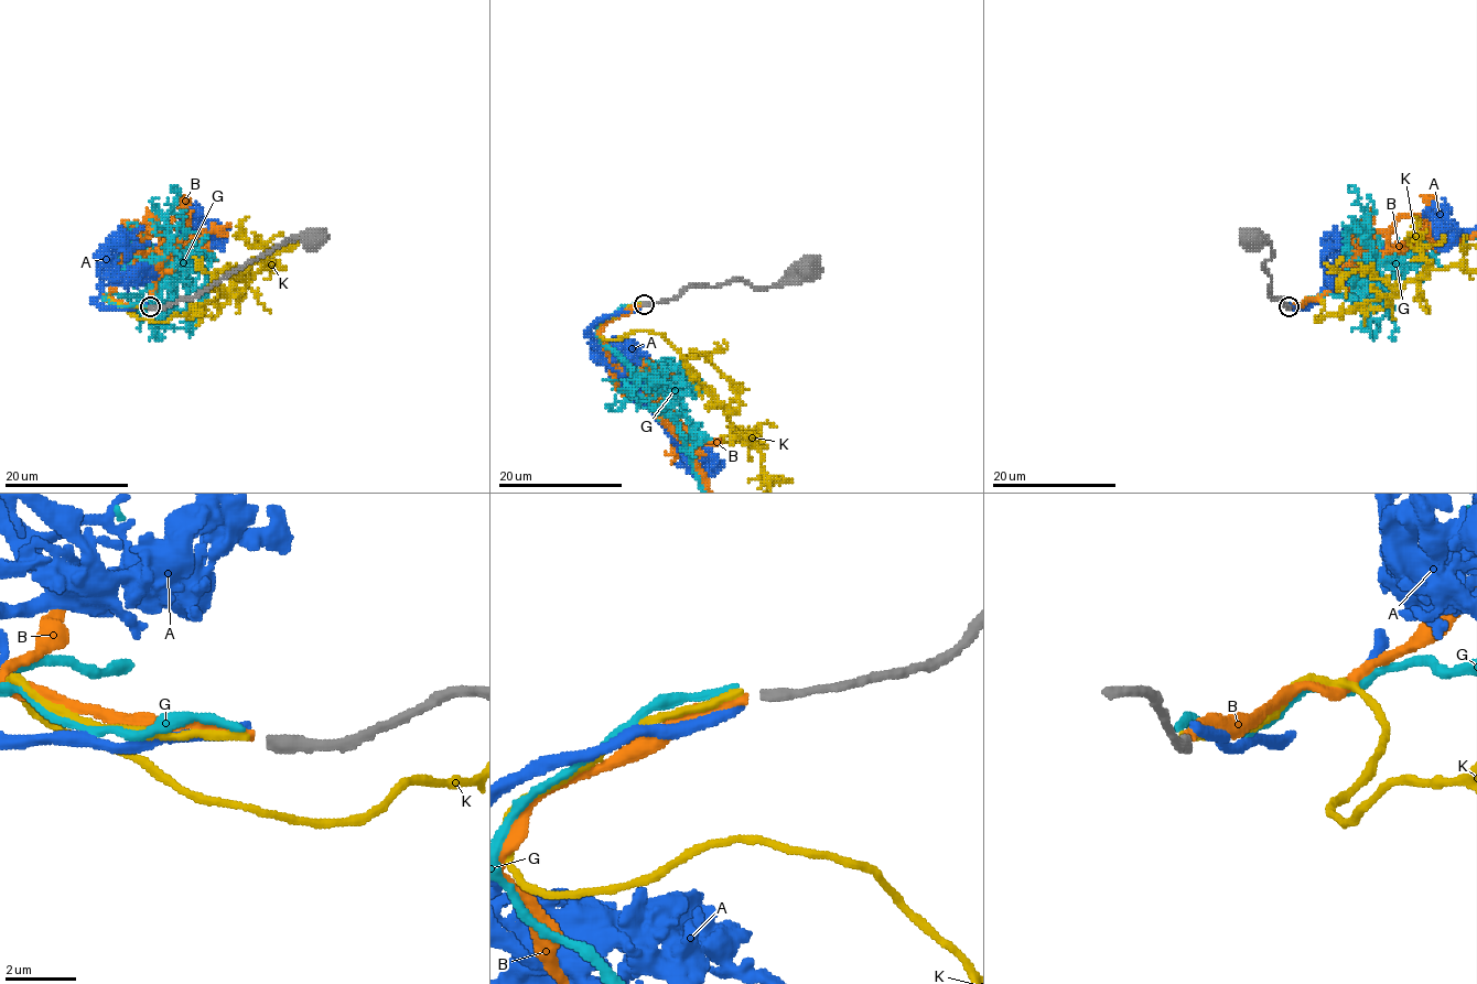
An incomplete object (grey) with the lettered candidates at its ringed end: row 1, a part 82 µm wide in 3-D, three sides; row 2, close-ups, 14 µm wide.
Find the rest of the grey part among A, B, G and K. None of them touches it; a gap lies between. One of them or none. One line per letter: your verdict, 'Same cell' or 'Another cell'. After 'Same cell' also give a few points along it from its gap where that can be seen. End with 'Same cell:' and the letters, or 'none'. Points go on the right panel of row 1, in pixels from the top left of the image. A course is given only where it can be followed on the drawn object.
A: Another cell
B: Same cell
G: Another cell
K: Another cell
Same cell: B

